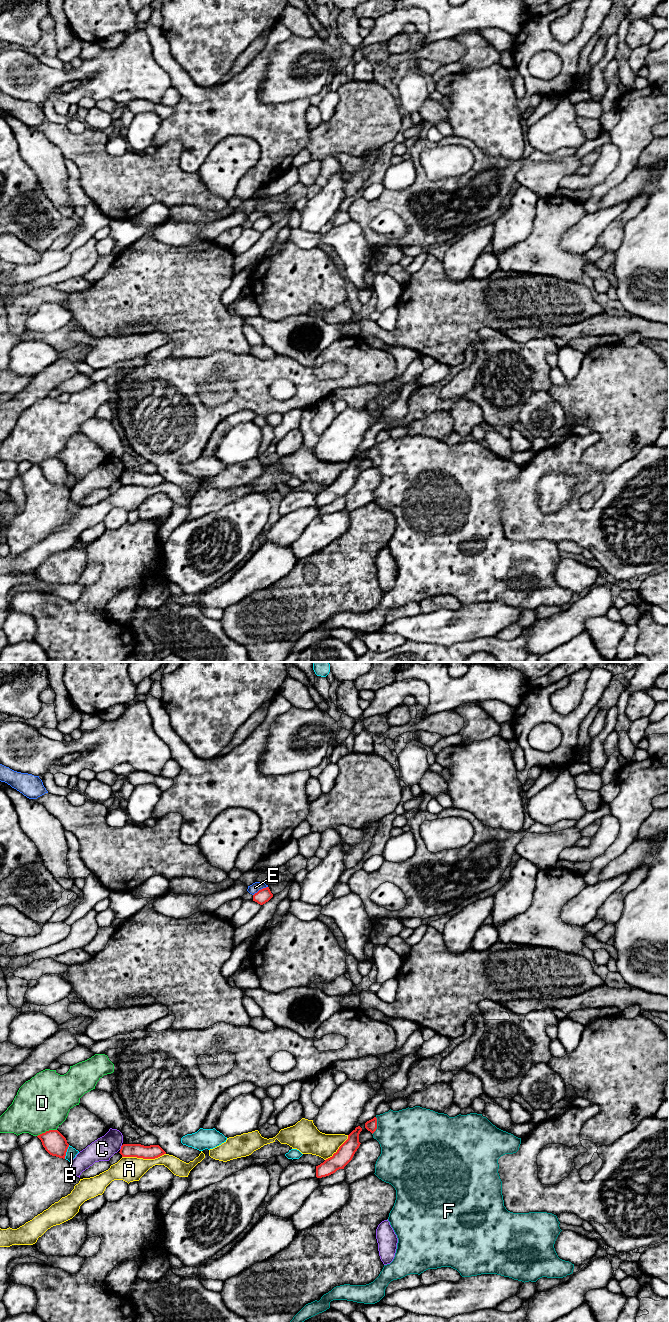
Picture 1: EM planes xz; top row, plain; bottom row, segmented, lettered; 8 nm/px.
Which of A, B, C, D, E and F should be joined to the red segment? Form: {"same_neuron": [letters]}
{"same_neuron": ["F"]}

